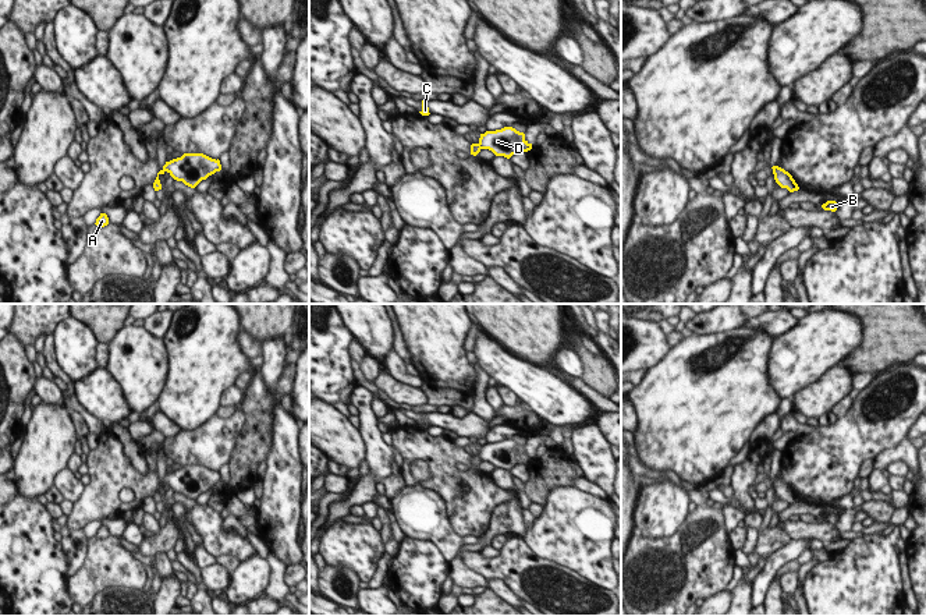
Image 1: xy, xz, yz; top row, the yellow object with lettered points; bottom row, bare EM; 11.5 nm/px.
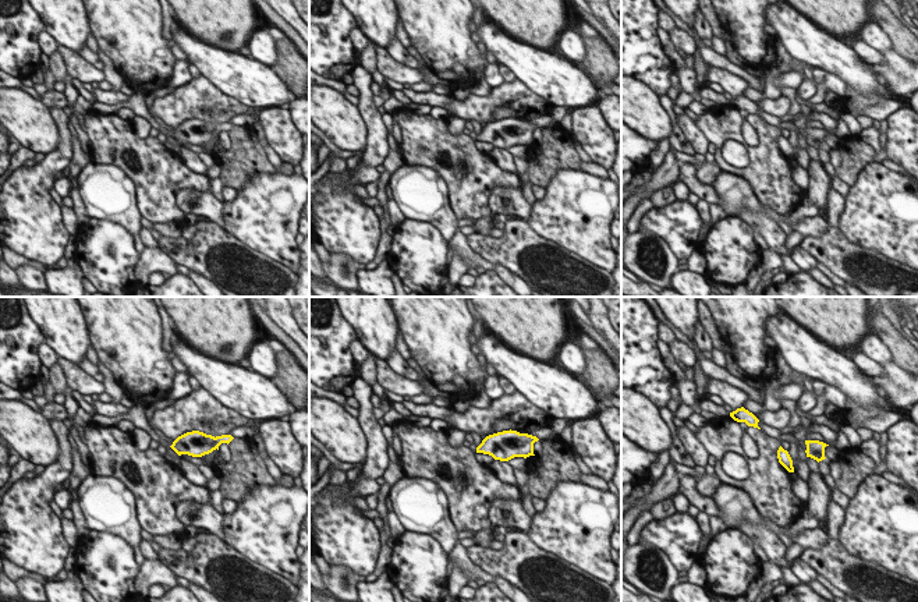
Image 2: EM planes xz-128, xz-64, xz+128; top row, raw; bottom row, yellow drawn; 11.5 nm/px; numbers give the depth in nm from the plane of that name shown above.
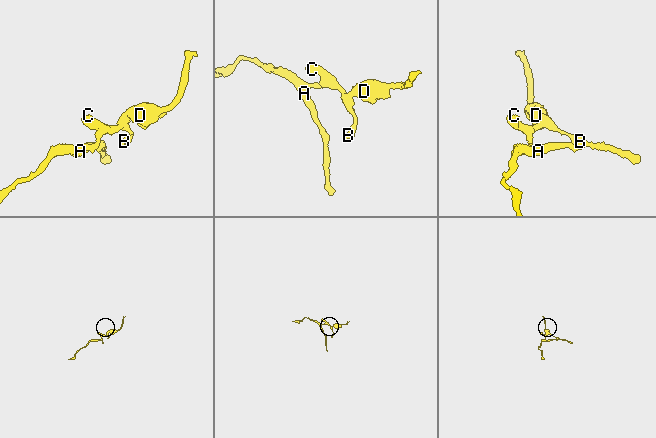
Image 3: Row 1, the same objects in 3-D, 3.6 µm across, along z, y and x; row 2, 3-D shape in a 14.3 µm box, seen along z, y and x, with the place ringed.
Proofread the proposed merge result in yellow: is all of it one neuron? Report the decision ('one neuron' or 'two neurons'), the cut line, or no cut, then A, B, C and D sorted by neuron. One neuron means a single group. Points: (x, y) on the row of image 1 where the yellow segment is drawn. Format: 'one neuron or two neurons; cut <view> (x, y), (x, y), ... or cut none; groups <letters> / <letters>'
one neuron; cut none; groups A B C D

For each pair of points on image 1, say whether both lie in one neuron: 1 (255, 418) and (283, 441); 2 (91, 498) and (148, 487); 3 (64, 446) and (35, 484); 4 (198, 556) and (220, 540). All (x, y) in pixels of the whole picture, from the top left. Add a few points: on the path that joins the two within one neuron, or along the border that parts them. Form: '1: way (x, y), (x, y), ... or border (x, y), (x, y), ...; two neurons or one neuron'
1: border (279, 400), (273, 407), (273, 442), (263, 460); two neurons
2: way (105, 488), (112, 481), (134, 481); one neuron
3: way (55, 456), (36, 474); one neuron
4: border (202, 548), (215, 558); two neurons

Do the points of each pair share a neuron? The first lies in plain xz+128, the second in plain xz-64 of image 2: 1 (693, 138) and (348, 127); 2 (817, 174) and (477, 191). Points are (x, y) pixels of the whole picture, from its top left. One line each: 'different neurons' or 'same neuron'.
1: different neurons
2: different neurons

